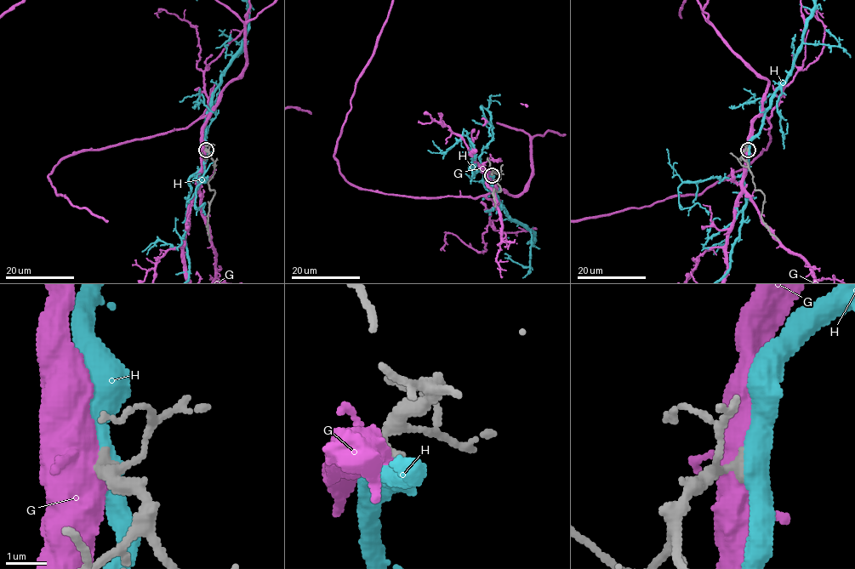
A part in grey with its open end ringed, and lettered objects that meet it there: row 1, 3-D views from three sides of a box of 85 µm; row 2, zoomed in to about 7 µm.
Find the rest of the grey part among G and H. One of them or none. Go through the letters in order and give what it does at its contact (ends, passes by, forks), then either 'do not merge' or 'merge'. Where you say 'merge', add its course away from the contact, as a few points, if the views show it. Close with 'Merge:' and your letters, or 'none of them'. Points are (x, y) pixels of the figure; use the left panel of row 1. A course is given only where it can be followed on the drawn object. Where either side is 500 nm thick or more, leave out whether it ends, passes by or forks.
G: do not merge
H: merge
Merge: H

